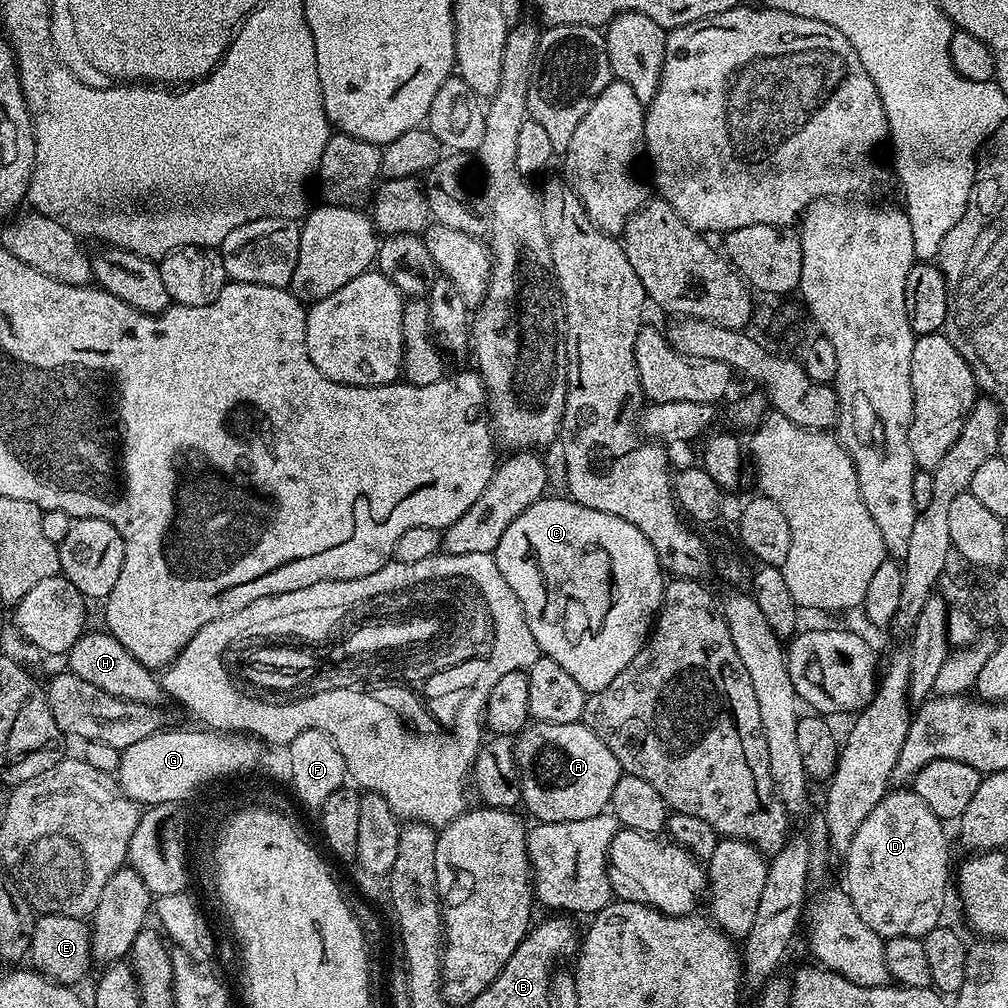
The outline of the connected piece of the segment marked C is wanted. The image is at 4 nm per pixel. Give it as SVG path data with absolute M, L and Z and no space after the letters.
M541 498L538 502L534 502L529 508L522 510L522 514L518 514L518 518L510 522L510 526L506 526L506 534L502 534L502 542L498 542L494 553L496 565L502 578L506 578L506 586L510 586L518 602L522 602L522 610L526 614L526 626L530 626L530 634L534 634L534 642L538 642L541 653L554 658L554 662L558 662L558 666L562 666L562 670L566 670L566 674L570 674L570 678L574 678L574 682L582 686L585 694L591 694L598 690L606 690L606 686L610 686L610 682L614 682L614 678L618 678L618 674L622 674L622 670L626 670L626 666L630 666L630 662L634 662L636 655L644 649L644 643L648 640L660 611L666 573L660 566L660 559L654 546L650 546L650 542L642 534L642 530L638 530L638 526L614 514L602 514L602 510L590 510L571 498L548 499Z

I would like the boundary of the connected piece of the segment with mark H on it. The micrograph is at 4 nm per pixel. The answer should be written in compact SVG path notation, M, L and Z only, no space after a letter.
M107 630L100 632L85 631L83 636L74 642L67 652L67 671L74 673L82 682L90 682L90 686L98 686L98 690L106 690L106 694L114 694L123 700L133 700L143 704L159 705L162 697L162 684L154 677L153 669L142 666L118 638L114 638Z

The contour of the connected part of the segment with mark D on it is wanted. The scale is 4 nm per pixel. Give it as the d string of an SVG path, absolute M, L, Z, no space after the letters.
M900 786L895 790L889 790L882 798L882 802L878 802L878 806L874 806L874 810L870 810L870 814L866 814L866 822L862 822L862 826L858 826L858 834L854 834L847 852L843 853L845 884L843 887L847 891L850 902L854 906L854 910L858 910L858 918L862 918L862 922L866 922L866 926L870 926L870 930L874 930L885 940L890 938L923 938L926 934L930 934L930 930L941 927L940 911L943 908L945 896L949 895L950 892L950 888L948 888L948 880L950 884L948 836L944 833L944 828L945 825L936 817L934 810L930 810L930 806L926 806L926 802L922 802L922 798L918 798L915 790Z

